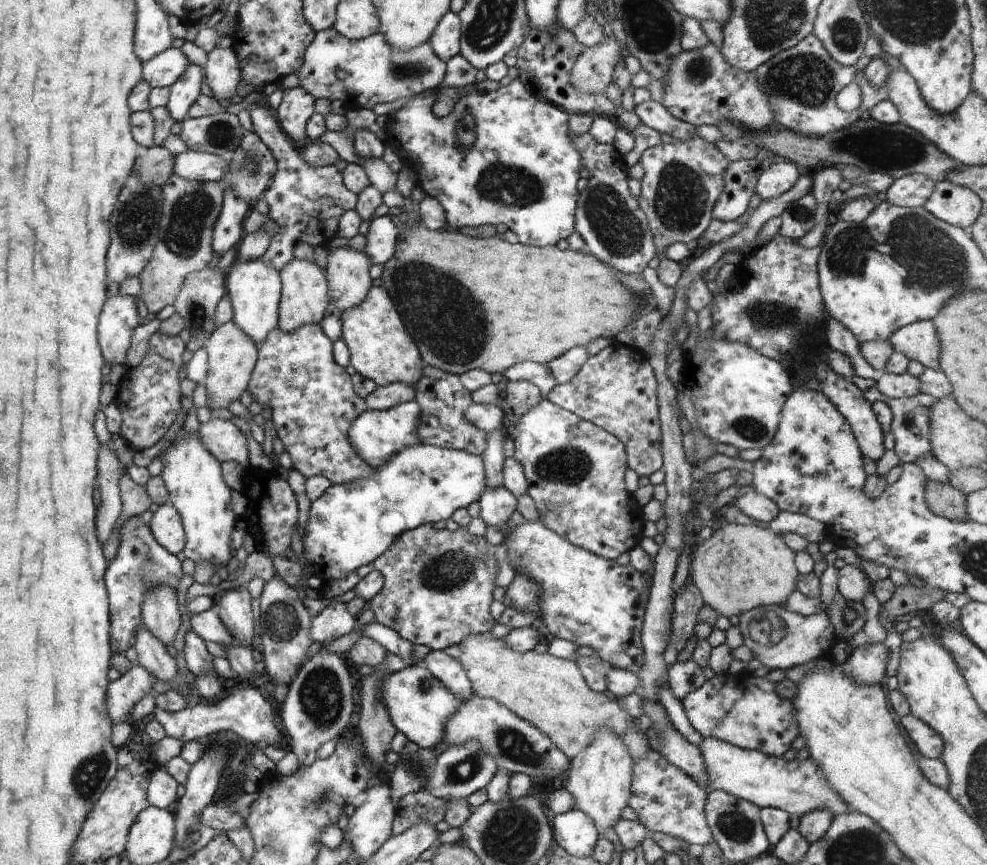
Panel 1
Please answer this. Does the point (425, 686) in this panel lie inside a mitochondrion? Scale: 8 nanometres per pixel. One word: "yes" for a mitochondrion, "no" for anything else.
yes

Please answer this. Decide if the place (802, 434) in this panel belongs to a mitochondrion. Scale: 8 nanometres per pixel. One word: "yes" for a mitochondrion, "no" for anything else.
no

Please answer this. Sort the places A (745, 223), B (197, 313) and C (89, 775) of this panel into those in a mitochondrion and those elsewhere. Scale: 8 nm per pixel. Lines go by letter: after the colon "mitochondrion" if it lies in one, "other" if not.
A: other
B: mitochondrion
C: mitochondrion

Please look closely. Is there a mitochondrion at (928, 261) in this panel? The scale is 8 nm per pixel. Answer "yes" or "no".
yes

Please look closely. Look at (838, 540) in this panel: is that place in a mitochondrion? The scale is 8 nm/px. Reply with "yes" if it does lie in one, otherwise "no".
no

